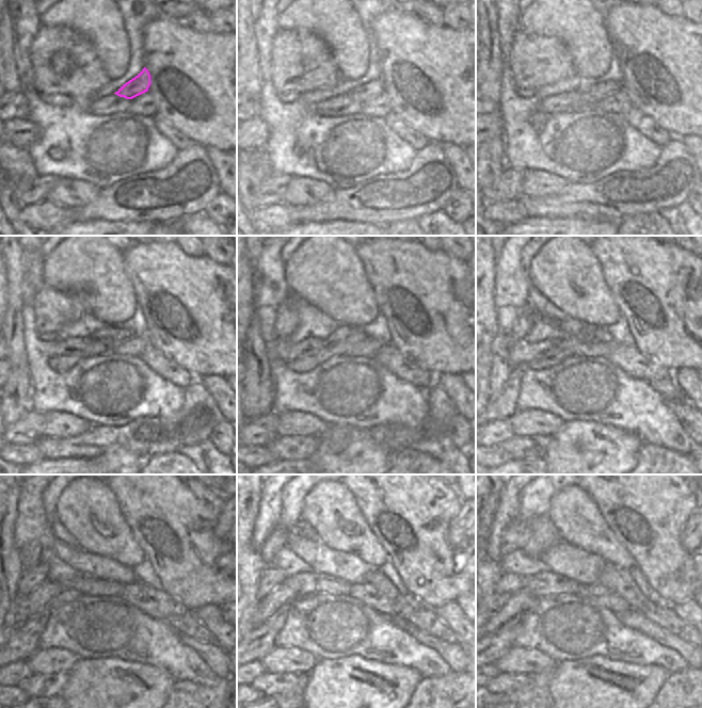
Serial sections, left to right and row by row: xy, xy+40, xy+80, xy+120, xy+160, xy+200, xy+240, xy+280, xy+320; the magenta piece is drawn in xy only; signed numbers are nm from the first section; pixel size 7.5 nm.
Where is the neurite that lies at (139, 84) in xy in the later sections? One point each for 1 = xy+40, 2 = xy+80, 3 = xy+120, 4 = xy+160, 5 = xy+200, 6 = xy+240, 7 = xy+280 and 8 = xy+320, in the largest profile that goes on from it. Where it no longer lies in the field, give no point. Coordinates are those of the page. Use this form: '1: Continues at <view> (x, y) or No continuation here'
1: Continues at xy+40 (373, 87)
2: Continues at xy+80 (600, 92)
3: Continues at xy+120 (102, 341)
4: Continues at xy+160 (337, 341)
5: Continues at xy+200 (504, 406)
6: Continues at xy+240 (22, 643)
7: Continues at xy+280 (259, 642)
8: Continues at xy+320 (497, 643).

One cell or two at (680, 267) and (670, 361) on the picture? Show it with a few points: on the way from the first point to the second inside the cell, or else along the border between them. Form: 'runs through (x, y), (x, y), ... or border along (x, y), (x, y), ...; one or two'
runs through (670, 290), (670, 338); one

